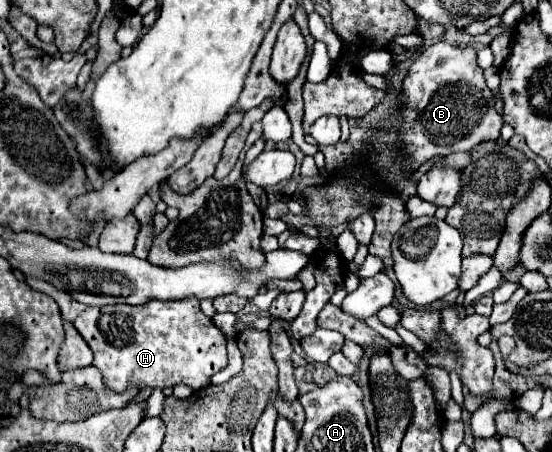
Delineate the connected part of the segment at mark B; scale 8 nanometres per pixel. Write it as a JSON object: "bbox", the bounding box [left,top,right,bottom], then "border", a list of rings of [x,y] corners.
{"bbox":[401,41,503,171],"border":[[[439,41],[423,49],[423,53],[409,67],[409,73],[403,81],[403,103],[405,103],[403,109],[405,123],[401,125],[401,139],[409,155],[403,163],[403,171],[419,169],[421,163],[429,161],[435,155],[471,151],[479,143],[495,141],[501,135],[503,121],[501,115],[495,111],[495,105],[491,101],[491,89],[485,83],[483,69],[477,65],[477,51],[473,47],[455,47],[445,41]]]}

